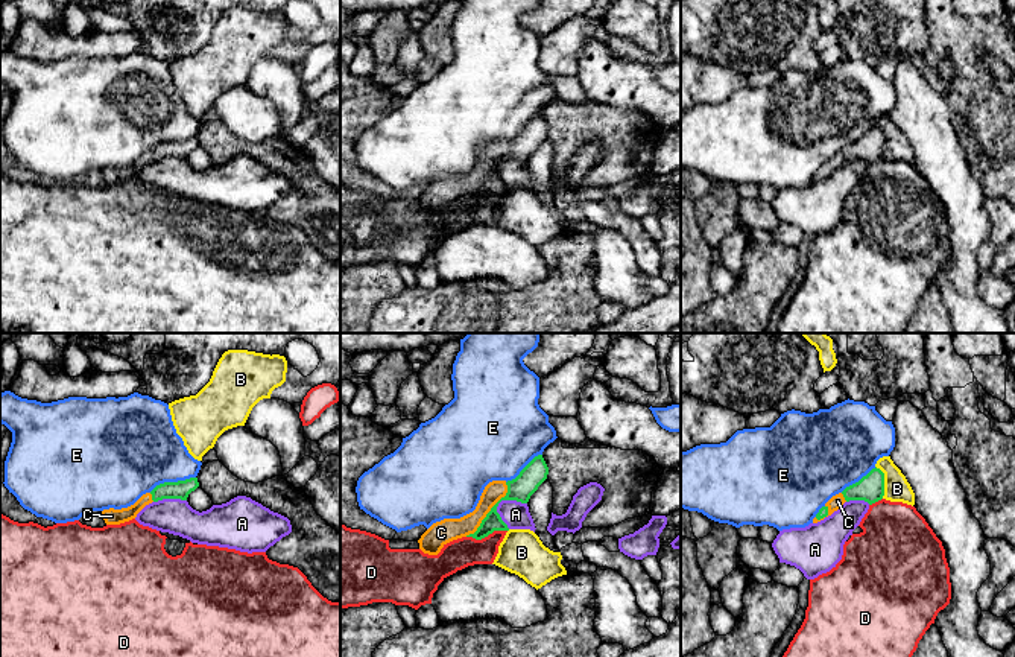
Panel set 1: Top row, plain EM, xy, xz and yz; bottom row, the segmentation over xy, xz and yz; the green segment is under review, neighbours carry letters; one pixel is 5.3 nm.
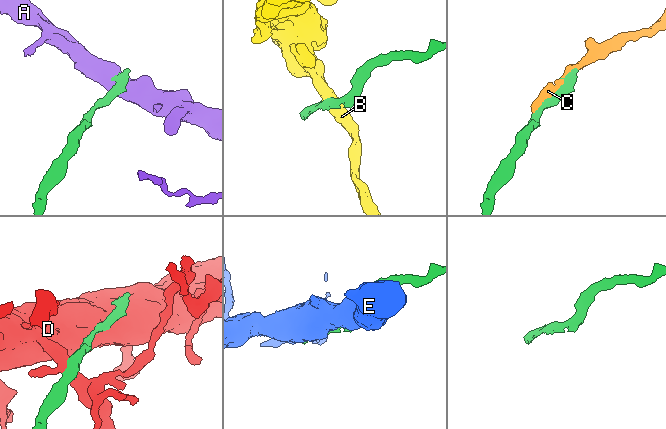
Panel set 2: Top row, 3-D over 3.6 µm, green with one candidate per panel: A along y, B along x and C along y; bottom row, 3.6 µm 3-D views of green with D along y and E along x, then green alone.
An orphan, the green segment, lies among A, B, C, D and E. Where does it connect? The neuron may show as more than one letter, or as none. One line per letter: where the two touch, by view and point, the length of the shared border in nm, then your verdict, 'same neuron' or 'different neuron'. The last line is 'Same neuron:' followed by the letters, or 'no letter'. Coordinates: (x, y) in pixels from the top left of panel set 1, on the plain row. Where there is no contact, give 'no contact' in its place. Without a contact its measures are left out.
A: xz (500, 160) | 180 nm | different neuron
B: yz (883, 142) | 180 nm | different neuron
C: xz (490, 171) | 360 nm | same neuron
D: xz (486, 195) | 220 nm | different neuron
E: xy (172, 142) | 260 nm | different neuron
Same neuron: C

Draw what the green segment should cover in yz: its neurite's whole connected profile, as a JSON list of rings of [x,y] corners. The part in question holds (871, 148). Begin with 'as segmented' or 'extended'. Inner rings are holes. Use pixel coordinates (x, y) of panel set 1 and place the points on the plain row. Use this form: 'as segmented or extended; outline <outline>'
extended; outline [[[872,128],[858,141],[846,146],[842,152],[833,155],[816,173],[813,182],[824,179],[837,170],[845,161],[865,160],[869,164],[881,160],[884,155],[884,132],[880,128]]]

